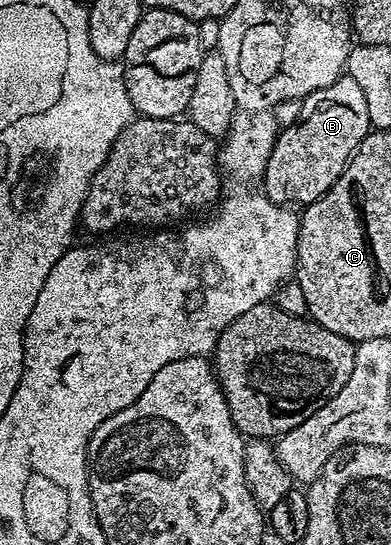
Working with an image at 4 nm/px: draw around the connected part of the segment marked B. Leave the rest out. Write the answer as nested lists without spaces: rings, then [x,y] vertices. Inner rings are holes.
[[[344,76],[328,86],[320,86],[302,99],[299,115],[278,131],[261,189],[279,206],[302,208],[315,202],[345,172],[355,149],[371,133],[369,108],[357,80]],[[292,202],[292,203],[291,203]]]

